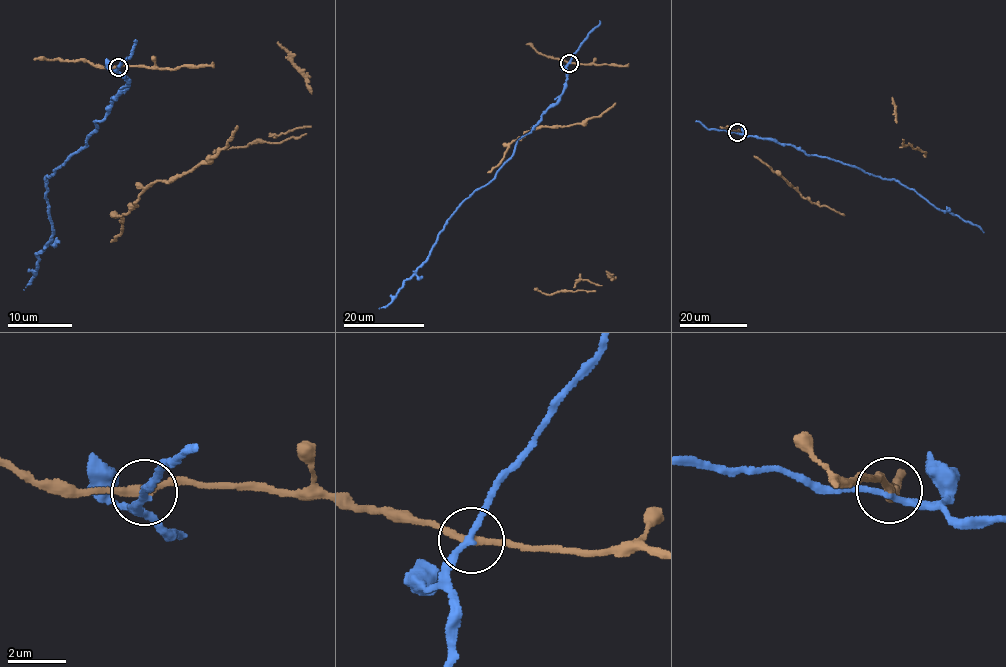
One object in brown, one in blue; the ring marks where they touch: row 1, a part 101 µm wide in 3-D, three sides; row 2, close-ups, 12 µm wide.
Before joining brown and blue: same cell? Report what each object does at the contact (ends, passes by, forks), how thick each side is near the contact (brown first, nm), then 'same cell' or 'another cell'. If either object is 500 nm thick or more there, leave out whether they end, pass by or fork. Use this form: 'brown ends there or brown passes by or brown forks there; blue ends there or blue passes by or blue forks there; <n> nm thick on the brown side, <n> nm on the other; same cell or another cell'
brown passes by; blue passes by; 240 nm thick on the brown side, 200 nm on the other; another cell

